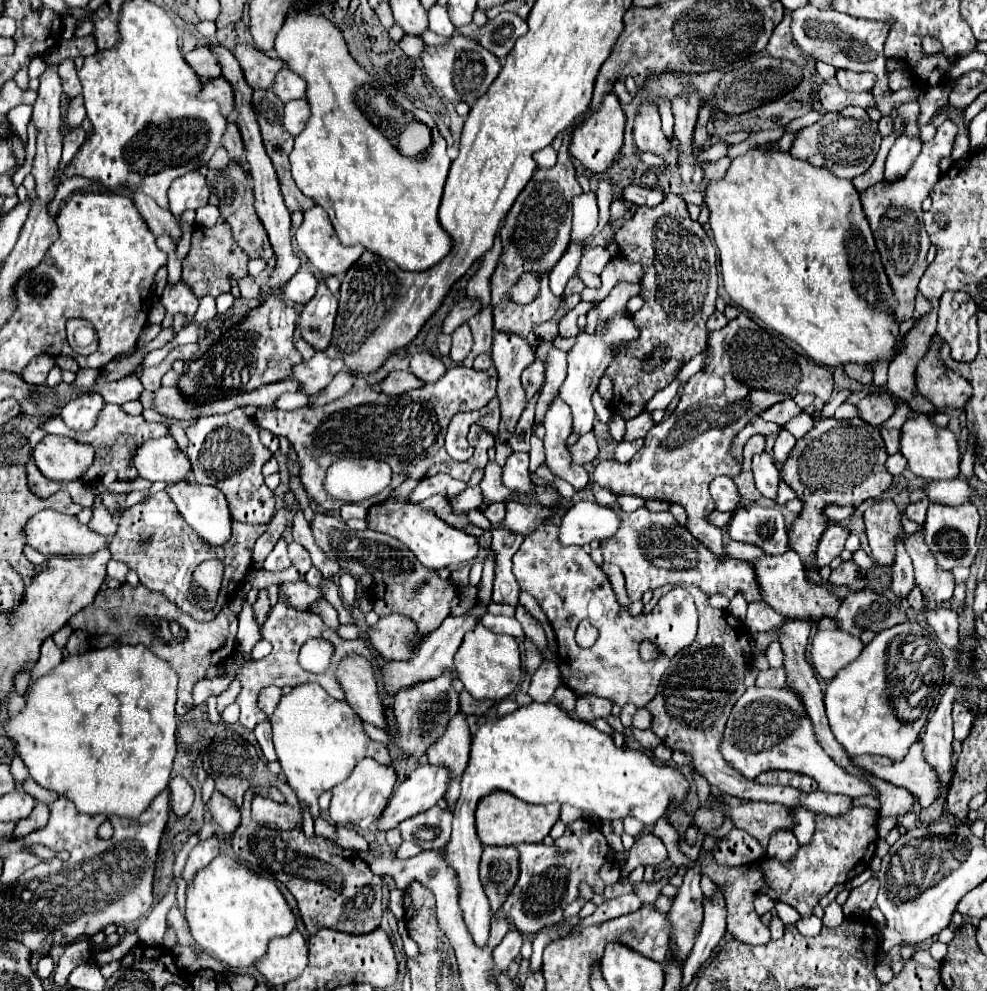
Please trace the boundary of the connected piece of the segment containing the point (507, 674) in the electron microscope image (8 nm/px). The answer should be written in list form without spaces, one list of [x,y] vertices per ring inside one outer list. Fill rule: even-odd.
[[[487,607],[472,608],[470,613],[477,617],[478,623],[472,631],[464,635],[464,641],[454,657],[454,667],[458,671],[460,681],[464,683],[466,691],[474,699],[494,699],[502,701],[506,699],[520,683],[522,669],[520,669],[520,653],[518,643],[510,635],[498,635],[486,629],[481,623],[482,617],[487,612]]]

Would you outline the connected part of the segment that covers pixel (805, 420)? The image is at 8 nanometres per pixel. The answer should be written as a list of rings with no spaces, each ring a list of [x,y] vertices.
[[[802,410],[799,415],[794,417],[784,425],[784,429],[789,431],[796,439],[803,437],[814,425],[811,413]]]

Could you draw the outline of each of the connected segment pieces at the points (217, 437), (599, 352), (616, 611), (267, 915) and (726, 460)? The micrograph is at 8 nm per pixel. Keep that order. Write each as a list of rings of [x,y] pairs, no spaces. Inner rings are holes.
[[[236,407],[224,415],[202,415],[194,425],[186,429],[190,439],[188,459],[192,463],[192,475],[196,483],[218,487],[226,499],[230,513],[242,523],[270,523],[274,513],[274,493],[264,485],[262,465],[272,453],[258,439],[258,425],[244,413],[244,407]]]
[[[616,313],[610,319],[602,319],[598,325],[604,325],[602,333],[582,333],[576,335],[574,347],[568,351],[568,375],[560,387],[560,399],[564,399],[566,405],[572,409],[574,417],[574,433],[584,435],[592,429],[594,423],[594,409],[592,409],[592,393],[598,389],[598,383],[602,375],[606,373],[608,365],[614,361],[614,355],[620,347],[626,347],[628,343],[636,341],[640,331],[632,321],[630,313]]]
[[[554,523],[536,527],[524,537],[524,543],[512,561],[520,589],[538,599],[556,633],[562,681],[578,697],[598,695],[614,705],[622,707],[624,703],[634,703],[640,709],[656,695],[656,687],[668,669],[670,659],[696,639],[698,613],[694,599],[686,589],[674,587],[650,613],[632,617],[618,605],[606,573],[590,561],[590,555],[580,551],[580,547],[560,547],[556,531],[558,527]],[[678,603],[684,603],[686,611],[680,611]],[[582,619],[588,619],[600,631],[600,637],[590,649],[582,649],[574,641],[576,625]],[[644,640],[654,641],[660,647],[660,657],[650,661],[640,659],[638,647]]]
[[[218,855],[214,861],[210,861],[210,865],[196,871],[194,879],[188,883],[186,921],[190,925],[190,931],[192,931],[192,937],[196,939],[196,943],[208,955],[216,957],[218,961],[222,961],[224,965],[234,967],[234,969],[256,963],[256,959],[260,959],[260,955],[264,955],[264,951],[268,949],[270,939],[284,937],[284,935],[292,933],[296,927],[296,917],[292,915],[286,899],[282,897],[282,893],[278,891],[274,881],[250,871],[248,867],[240,865],[236,859],[232,859],[228,855]]]
[[[740,313],[724,329],[710,333],[708,349],[712,355],[710,365],[690,377],[674,413],[648,431],[644,447],[632,461],[600,461],[594,467],[592,479],[614,495],[636,495],[642,499],[680,503],[688,513],[686,529],[696,535],[716,559],[720,559],[724,557],[724,545],[720,529],[708,523],[708,515],[715,510],[708,485],[718,475],[734,477],[740,473],[742,465],[728,455],[732,437],[746,427],[752,417],[782,399],[792,399],[796,393],[810,391],[822,401],[828,401],[834,389],[834,379],[828,367],[814,363],[794,349],[790,351],[746,313]]]

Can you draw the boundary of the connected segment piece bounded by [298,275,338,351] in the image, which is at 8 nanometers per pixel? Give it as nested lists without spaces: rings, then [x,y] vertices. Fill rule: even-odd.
[[[316,275],[316,277],[320,279],[318,293],[308,305],[304,305],[298,331],[308,345],[312,345],[316,351],[324,351],[328,347],[328,341],[332,339],[338,301],[324,285],[324,275]]]

